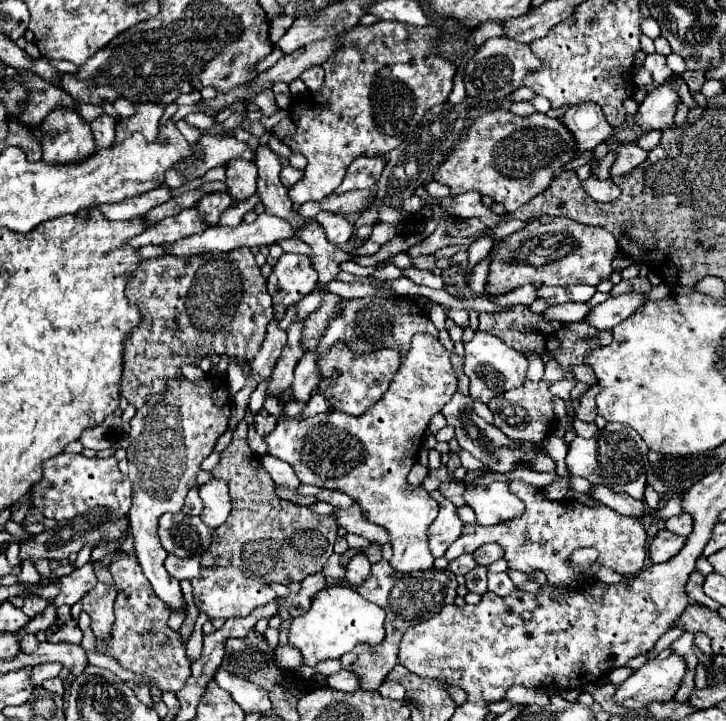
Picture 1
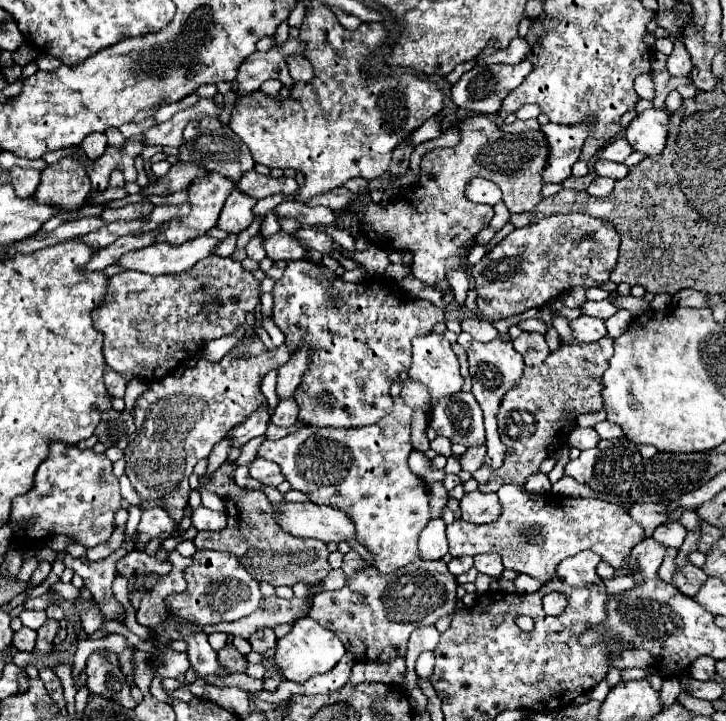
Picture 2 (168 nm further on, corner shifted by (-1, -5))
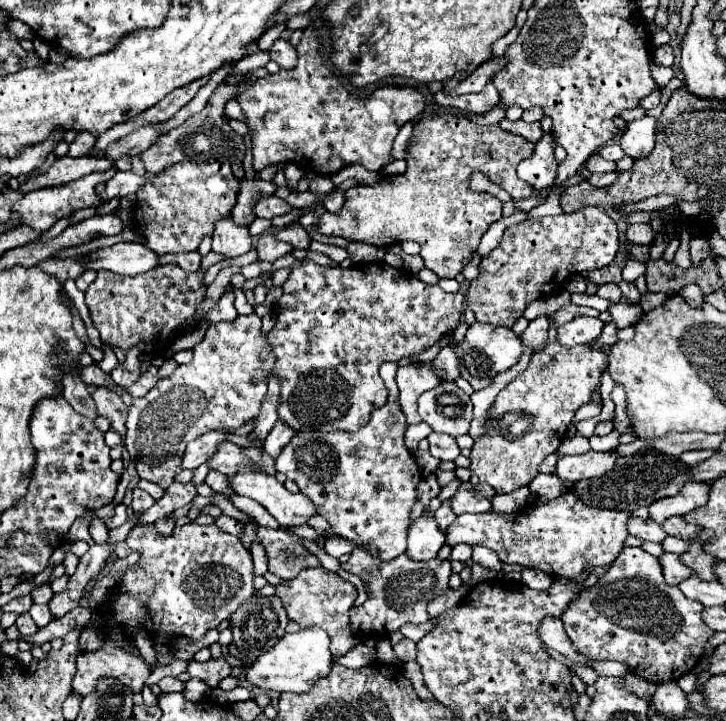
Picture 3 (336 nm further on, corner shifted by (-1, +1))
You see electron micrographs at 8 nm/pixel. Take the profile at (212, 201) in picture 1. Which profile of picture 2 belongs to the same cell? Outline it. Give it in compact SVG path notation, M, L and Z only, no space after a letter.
M207 174L203 178L197 178L193 186L189 186L189 202L191 202L191 214L187 218L173 218L169 222L169 228L163 230L159 236L159 242L171 242L171 244L183 244L191 238L203 236L209 232L219 218L219 212L231 194L233 182L221 174Z

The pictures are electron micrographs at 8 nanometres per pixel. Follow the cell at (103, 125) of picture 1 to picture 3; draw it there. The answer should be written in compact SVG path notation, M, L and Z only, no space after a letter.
M81 132L71 144L69 144L69 152L67 156L71 158L81 158L81 156L87 156L89 150L95 146L95 136L89 134L89 132Z

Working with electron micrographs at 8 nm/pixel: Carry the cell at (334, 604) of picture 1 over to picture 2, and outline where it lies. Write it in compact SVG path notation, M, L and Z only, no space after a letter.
M301 618L293 624L293 630L277 640L275 646L275 664L283 670L283 676L293 682L305 682L315 674L325 674L329 672L345 654L345 644L339 642L337 632L323 628L317 620L313 618Z

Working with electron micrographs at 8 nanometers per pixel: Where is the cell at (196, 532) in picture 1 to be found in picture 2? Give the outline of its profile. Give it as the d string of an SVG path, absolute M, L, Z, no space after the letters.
M147 510L139 522L139 534L147 534L149 538L159 538L161 534L169 534L173 538L181 538L179 522L175 522L165 510Z

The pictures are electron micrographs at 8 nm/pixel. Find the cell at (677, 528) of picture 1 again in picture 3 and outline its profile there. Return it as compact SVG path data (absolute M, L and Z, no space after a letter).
M631 516L629 524L627 524L627 534L637 536L641 540L651 540L651 542L661 542L667 538L663 528L655 520L643 520L637 516Z

